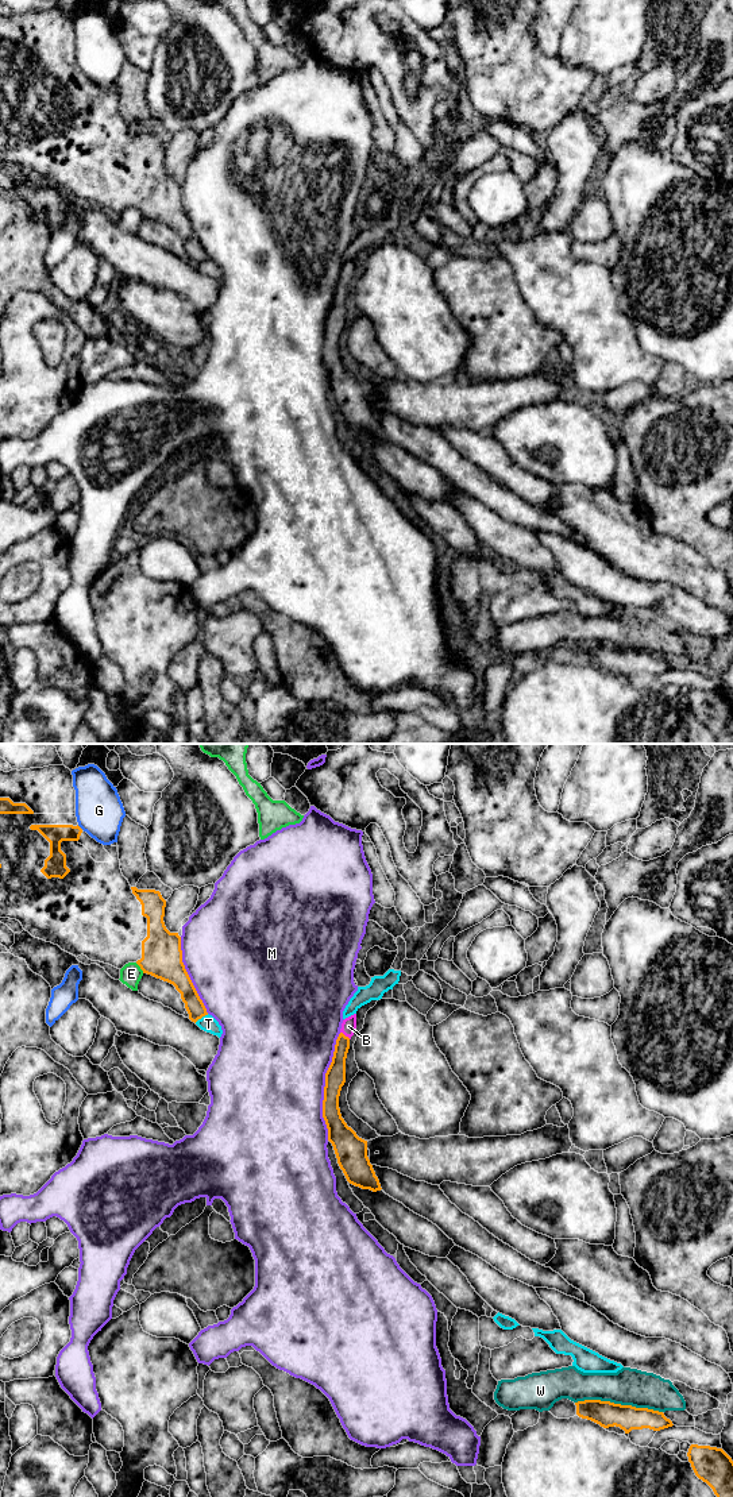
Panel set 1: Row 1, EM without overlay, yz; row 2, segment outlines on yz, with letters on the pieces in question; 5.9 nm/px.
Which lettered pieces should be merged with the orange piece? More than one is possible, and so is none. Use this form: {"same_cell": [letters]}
{"same_cell": ["B"]}

